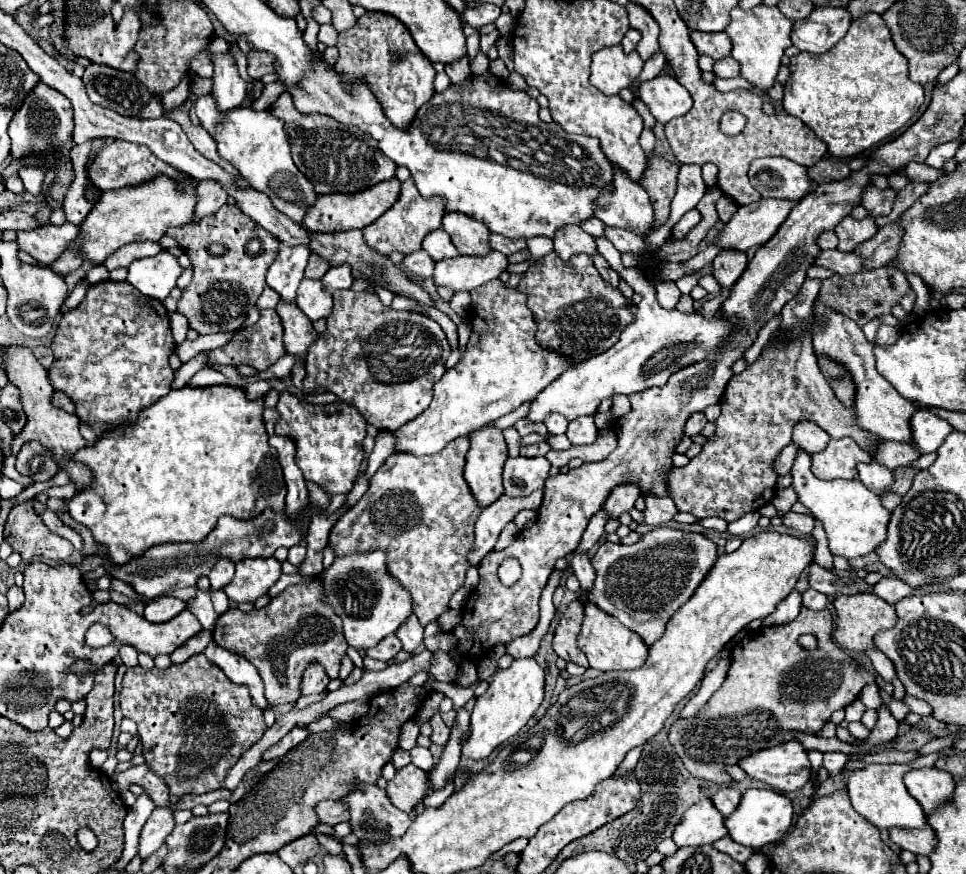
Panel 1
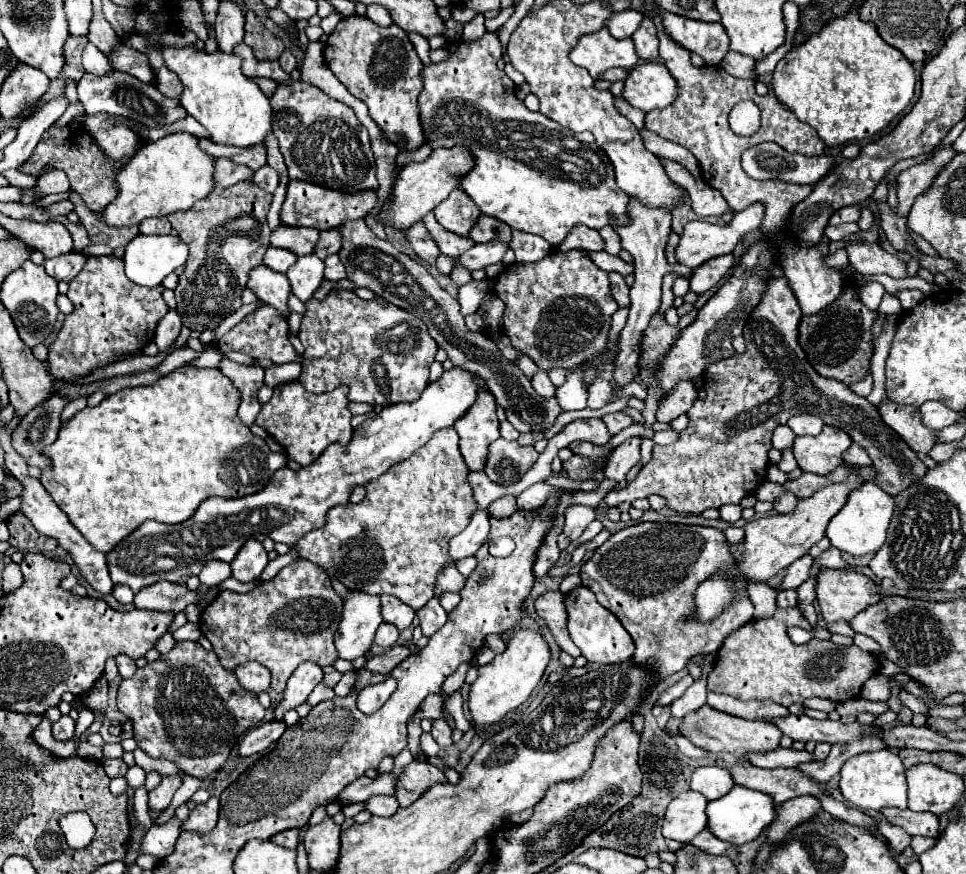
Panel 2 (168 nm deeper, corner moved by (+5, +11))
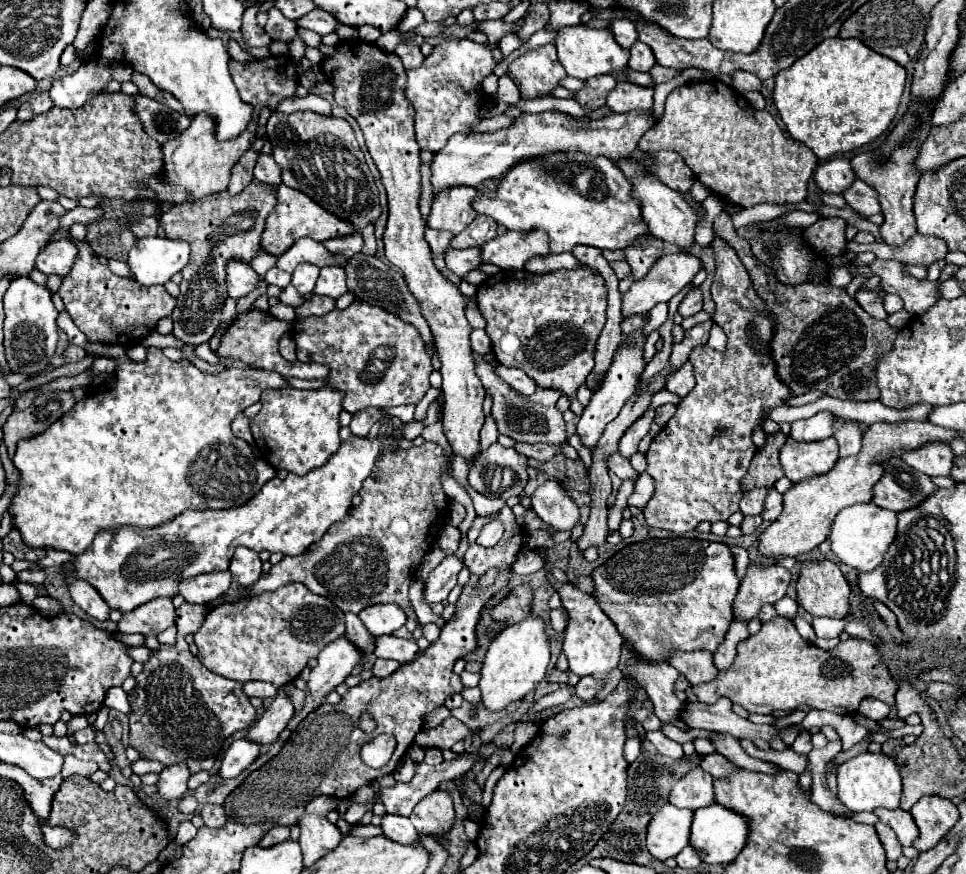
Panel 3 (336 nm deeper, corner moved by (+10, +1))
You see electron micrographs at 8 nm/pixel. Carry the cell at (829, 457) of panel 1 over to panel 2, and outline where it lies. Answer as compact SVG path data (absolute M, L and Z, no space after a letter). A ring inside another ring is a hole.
M823 426L819 436L801 436L793 444L793 454L801 470L827 476L843 464L843 452L851 446L851 438L835 426Z

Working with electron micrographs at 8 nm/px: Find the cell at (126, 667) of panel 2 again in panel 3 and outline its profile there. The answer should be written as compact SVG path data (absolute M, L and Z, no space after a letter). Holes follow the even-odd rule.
M120 686L108 690L108 696L106 696L104 704L106 704L108 708L114 708L114 710L122 712L122 714L130 714L130 712L132 712L130 702L128 702L128 694L126 694Z

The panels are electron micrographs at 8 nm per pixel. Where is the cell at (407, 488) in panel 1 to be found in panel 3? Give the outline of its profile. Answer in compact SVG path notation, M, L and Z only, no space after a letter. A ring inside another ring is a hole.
M424 442L408 450L384 450L380 462L376 462L376 470L372 470L360 488L362 502L354 506L354 512L342 522L332 524L328 534L304 554L284 556L282 562L272 566L268 574L262 574L256 584L242 588L232 582L230 590L208 604L208 610L278 590L290 582L302 582L314 594L332 600L342 612L358 614L372 604L396 602L408 618L416 620L408 600L408 586L424 554L434 546L440 524L446 522L448 500L440 484L440 474L446 464L442 448L434 442Z

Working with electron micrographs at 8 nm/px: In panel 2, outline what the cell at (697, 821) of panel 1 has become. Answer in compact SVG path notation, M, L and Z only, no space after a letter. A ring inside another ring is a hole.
M687 790L679 794L665 810L663 836L677 842L693 840L701 830L707 828L705 806L707 798L701 796L701 792Z

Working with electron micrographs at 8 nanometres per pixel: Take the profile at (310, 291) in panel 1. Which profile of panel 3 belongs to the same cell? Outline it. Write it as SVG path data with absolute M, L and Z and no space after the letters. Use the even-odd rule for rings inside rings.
M302 262L300 266L296 266L296 270L292 274L292 284L296 286L296 290L300 294L310 294L314 290L314 286L316 286L318 274L320 274L320 268L318 266L312 266L308 262Z

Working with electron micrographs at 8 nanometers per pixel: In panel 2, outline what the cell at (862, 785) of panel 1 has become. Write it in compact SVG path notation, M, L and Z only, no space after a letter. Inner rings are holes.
M883 748L877 752L867 752L849 758L841 768L839 788L845 800L861 810L881 810L887 806L907 808L907 784L905 784L905 768L897 754Z

